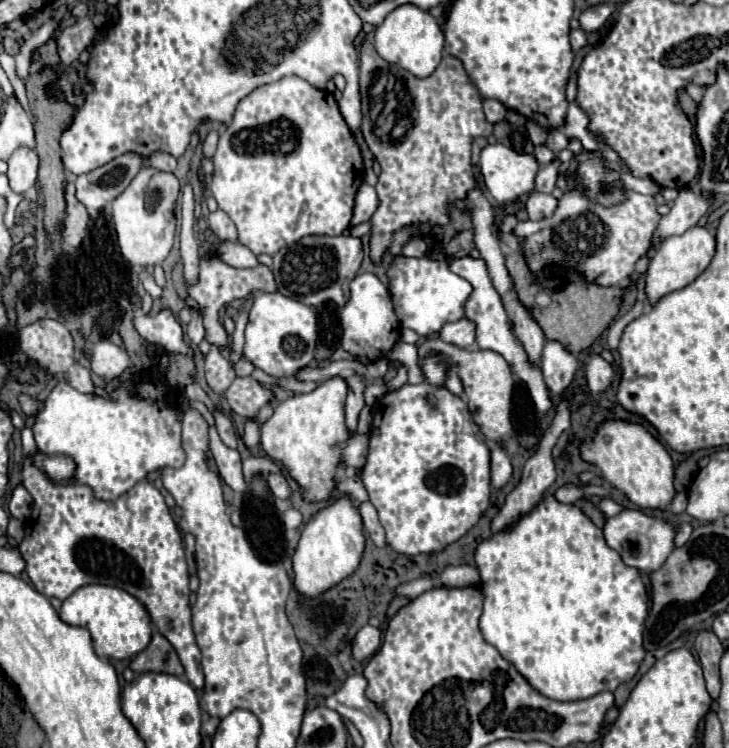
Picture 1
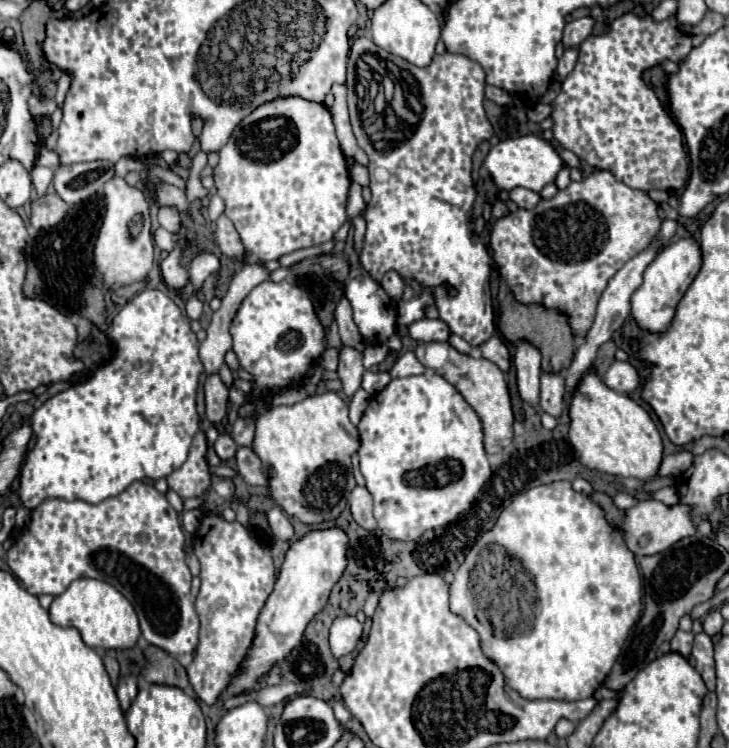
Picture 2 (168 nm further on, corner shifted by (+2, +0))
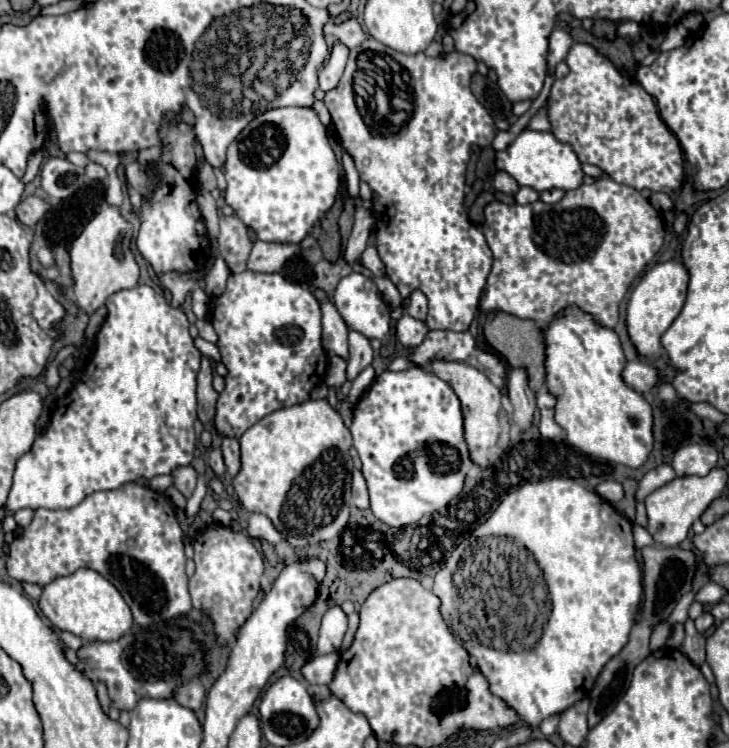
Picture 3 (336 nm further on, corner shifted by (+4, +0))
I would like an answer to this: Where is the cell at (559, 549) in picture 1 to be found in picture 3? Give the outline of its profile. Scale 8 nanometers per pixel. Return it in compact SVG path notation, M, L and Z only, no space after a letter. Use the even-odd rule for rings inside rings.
M556 476L549 478L541 478L537 482L525 482L518 488L508 492L501 499L501 504L497 506L497 510L483 522L479 524L479 528L473 530L473 534L463 540L455 550L453 556L449 558L449 562L435 574L433 580L433 592L435 596L441 600L439 610L443 612L443 618L449 624L449 630L453 632L455 640L459 644L463 644L463 648L469 652L469 656L473 656L477 668L483 672L483 676L489 682L489 688L495 696L499 696L509 708L515 708L515 712L519 712L519 718L527 724L537 726L541 720L553 716L553 714L561 714L563 710L567 710L571 704L579 702L581 698L585 698L589 694L589 690L593 688L595 678L599 676L601 668L615 656L621 652L621 648L627 644L629 640L629 630L635 624L637 612L639 612L639 604L641 604L641 596L643 596L643 586L641 586L641 567L635 560L635 546L633 546L633 526L631 520L625 518L623 514L615 512L615 508L603 500L593 488L581 486L577 480L568 476Z

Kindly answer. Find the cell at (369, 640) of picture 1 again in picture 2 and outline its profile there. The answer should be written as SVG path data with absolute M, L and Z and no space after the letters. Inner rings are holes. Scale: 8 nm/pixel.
M341 616L333 622L329 642L331 642L331 652L335 658L341 658L349 652L353 652L363 636L363 624L357 622L357 618L351 616Z

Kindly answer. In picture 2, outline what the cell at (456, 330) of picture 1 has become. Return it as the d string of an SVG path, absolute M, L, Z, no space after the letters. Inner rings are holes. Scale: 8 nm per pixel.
M419 320L409 326L409 336L417 342L447 342L451 332L443 320Z

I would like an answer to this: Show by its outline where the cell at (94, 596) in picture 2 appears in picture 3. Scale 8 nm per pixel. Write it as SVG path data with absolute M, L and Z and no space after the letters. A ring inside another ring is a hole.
M79 568L77 572L69 576L61 576L45 584L43 594L39 598L39 608L53 626L67 630L87 642L117 640L133 624L131 610L125 604L119 590L109 580L105 580L99 572L91 568Z

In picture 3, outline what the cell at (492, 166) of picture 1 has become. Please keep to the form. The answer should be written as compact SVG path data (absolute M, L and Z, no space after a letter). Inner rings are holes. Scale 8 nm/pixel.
M523 130L507 150L497 152L497 168L511 174L521 186L529 186L537 192L549 188L573 190L583 184L583 170L575 150L571 148L571 144L559 142L551 132Z

